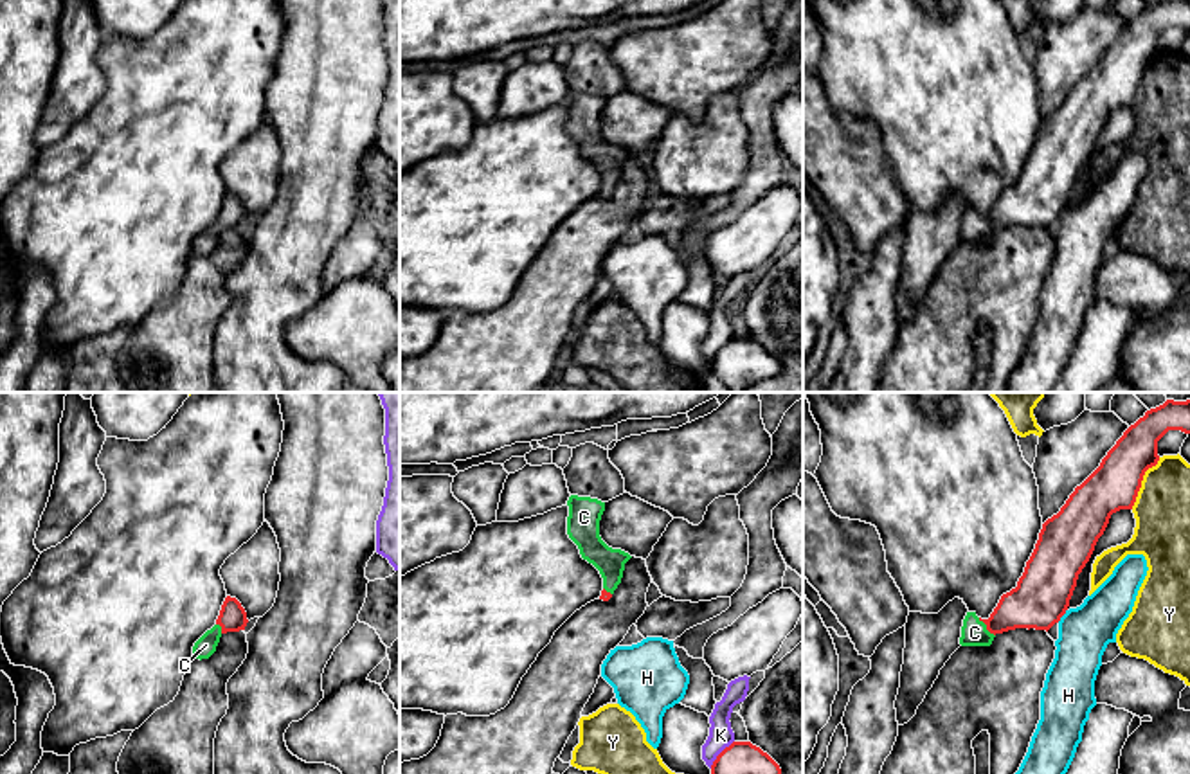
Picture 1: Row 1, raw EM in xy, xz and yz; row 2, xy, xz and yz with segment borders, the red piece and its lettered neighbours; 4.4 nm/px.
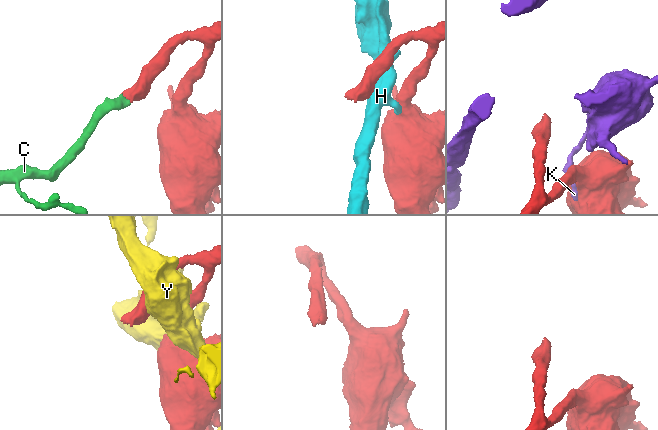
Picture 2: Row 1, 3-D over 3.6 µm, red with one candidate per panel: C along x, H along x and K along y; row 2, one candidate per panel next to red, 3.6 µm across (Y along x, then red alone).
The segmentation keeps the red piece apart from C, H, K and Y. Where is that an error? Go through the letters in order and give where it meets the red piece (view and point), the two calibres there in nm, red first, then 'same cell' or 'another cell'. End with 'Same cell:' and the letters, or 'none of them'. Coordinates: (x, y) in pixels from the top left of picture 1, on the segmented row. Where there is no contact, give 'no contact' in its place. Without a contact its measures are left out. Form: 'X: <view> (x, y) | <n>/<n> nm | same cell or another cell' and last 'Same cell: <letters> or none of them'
C: yz (987, 627) | 220/120 nm | same cell
H: yz (1063, 614) | 240/240 nm | another cell
K: xz (719, 755) | 140/110 nm | another cell
Y: yz (1140, 483) | 220/260 nm | another cell
Same cell: C

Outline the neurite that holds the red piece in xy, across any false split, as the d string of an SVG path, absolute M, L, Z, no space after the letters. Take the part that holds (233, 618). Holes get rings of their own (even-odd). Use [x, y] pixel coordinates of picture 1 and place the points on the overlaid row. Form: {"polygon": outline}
{"polygon": "M227 596L216 625L194 643L193 659L209 659L216 652L223 634L245 630L247 623L247 612L241 603L236 598Z"}

